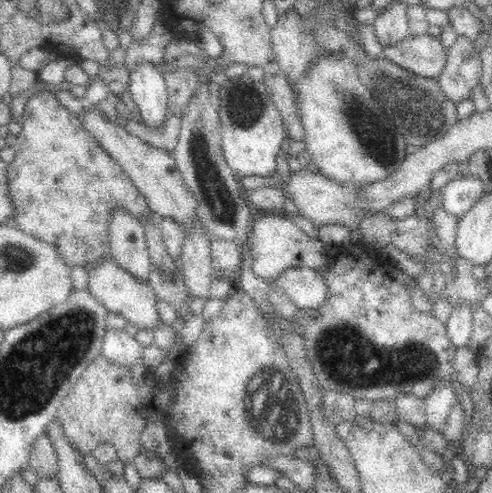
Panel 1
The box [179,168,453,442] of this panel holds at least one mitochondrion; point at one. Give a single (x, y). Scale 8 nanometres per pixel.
(347, 354)

